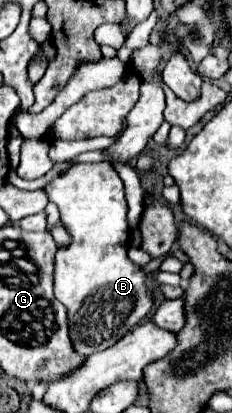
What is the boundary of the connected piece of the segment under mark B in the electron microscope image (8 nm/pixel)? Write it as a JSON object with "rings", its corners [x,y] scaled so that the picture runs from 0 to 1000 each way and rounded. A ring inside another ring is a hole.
{"rings":[[[319,397],[216,446],[198,446],[207,484],[233,489],[259,508],[267,538],[310,571],[302,596],[250,605],[233,639],[233,717],[293,751],[293,789],[310,843],[336,857],[388,862],[422,847],[457,847],[491,838],[543,804],[586,794],[586,785],[647,755],[655,717],[629,707],[621,678],[629,659],[603,659],[603,644],[560,634],[547,620],[556,600],[556,552],[543,542],[552,496],[534,465],[534,441],[509,416],[457,397]]]}

